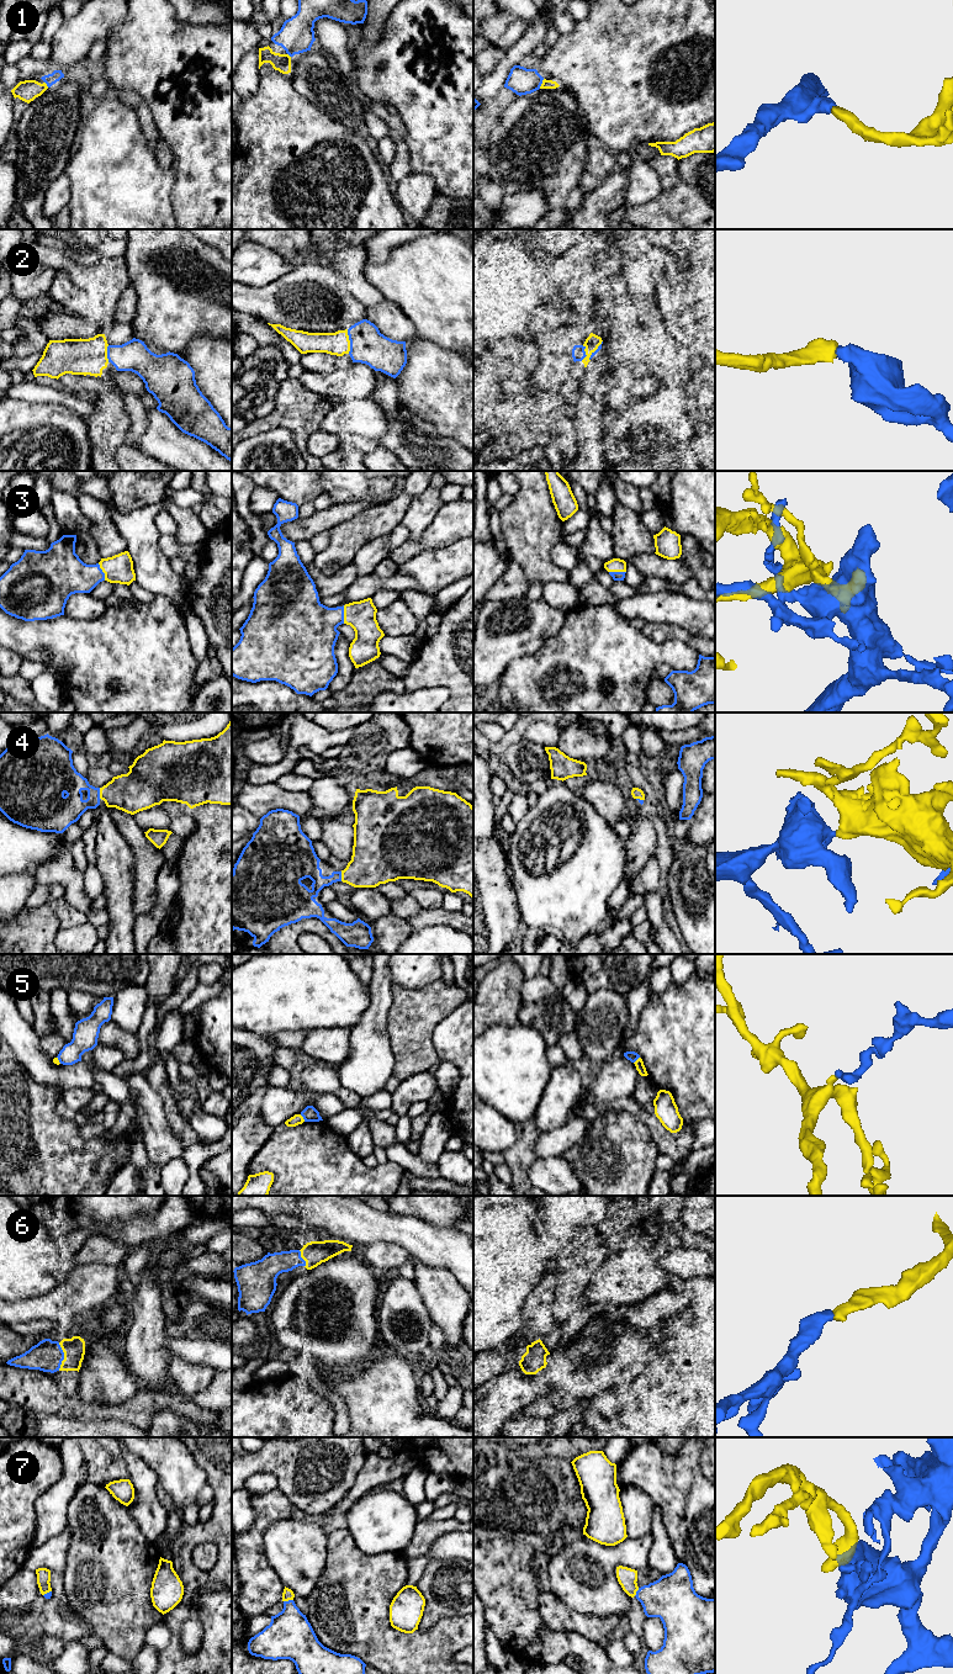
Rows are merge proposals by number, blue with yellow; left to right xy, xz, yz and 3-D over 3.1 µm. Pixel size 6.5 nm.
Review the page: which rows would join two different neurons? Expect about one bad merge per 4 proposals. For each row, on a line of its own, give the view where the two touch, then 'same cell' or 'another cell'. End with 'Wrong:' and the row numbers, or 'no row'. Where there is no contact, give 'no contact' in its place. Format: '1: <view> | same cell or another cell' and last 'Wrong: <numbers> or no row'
1: yz | same cell
2: xz | same cell
3: xz | same cell
4: xy | same cell
5: xz | another cell
6: xy | same cell
7: xz | same cell
Wrong: 5

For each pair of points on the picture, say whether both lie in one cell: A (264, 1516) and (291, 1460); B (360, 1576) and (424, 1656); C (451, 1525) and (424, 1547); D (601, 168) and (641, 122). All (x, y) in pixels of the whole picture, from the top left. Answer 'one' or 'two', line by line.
A: two
B: one
C: one
D: two

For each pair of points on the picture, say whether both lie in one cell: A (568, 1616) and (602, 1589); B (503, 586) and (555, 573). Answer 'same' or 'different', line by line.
A: different
B: different

